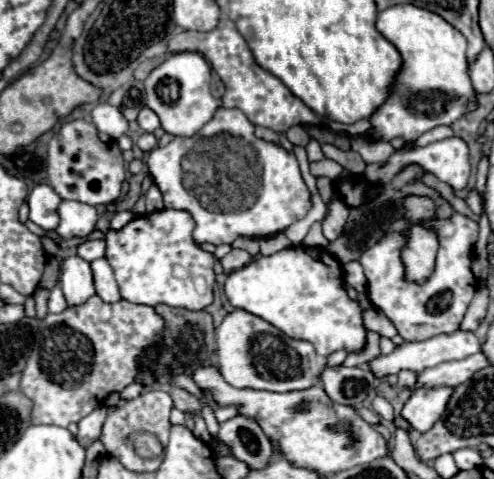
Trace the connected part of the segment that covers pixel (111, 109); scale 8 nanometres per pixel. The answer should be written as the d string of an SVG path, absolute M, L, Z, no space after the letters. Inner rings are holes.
M98 103L92 109L92 121L102 133L108 133L112 139L122 137L128 131L128 121L120 113L120 109L110 103Z

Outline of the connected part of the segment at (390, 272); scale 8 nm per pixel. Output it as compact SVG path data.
M452 213L448 219L428 219L422 225L434 231L440 243L436 267L422 285L406 281L404 277L406 269L400 259L408 241L404 231L388 233L360 257L360 265L364 267L364 275L368 279L368 299L394 323L404 341L424 341L440 333L454 333L476 293L476 279L470 271L470 263L474 243L478 239L478 223L460 213Z

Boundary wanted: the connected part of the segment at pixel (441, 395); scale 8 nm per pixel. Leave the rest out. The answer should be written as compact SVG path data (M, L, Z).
M418 387L414 389L412 397L408 399L400 415L404 417L404 421L408 421L412 429L424 433L440 419L450 395L452 395L450 387L440 387L440 389Z

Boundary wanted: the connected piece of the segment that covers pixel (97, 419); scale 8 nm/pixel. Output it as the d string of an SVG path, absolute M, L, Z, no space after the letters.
M98 407L78 423L78 441L80 441L80 445L84 449L88 449L94 441L100 439L106 415L108 415L108 409L106 407Z

